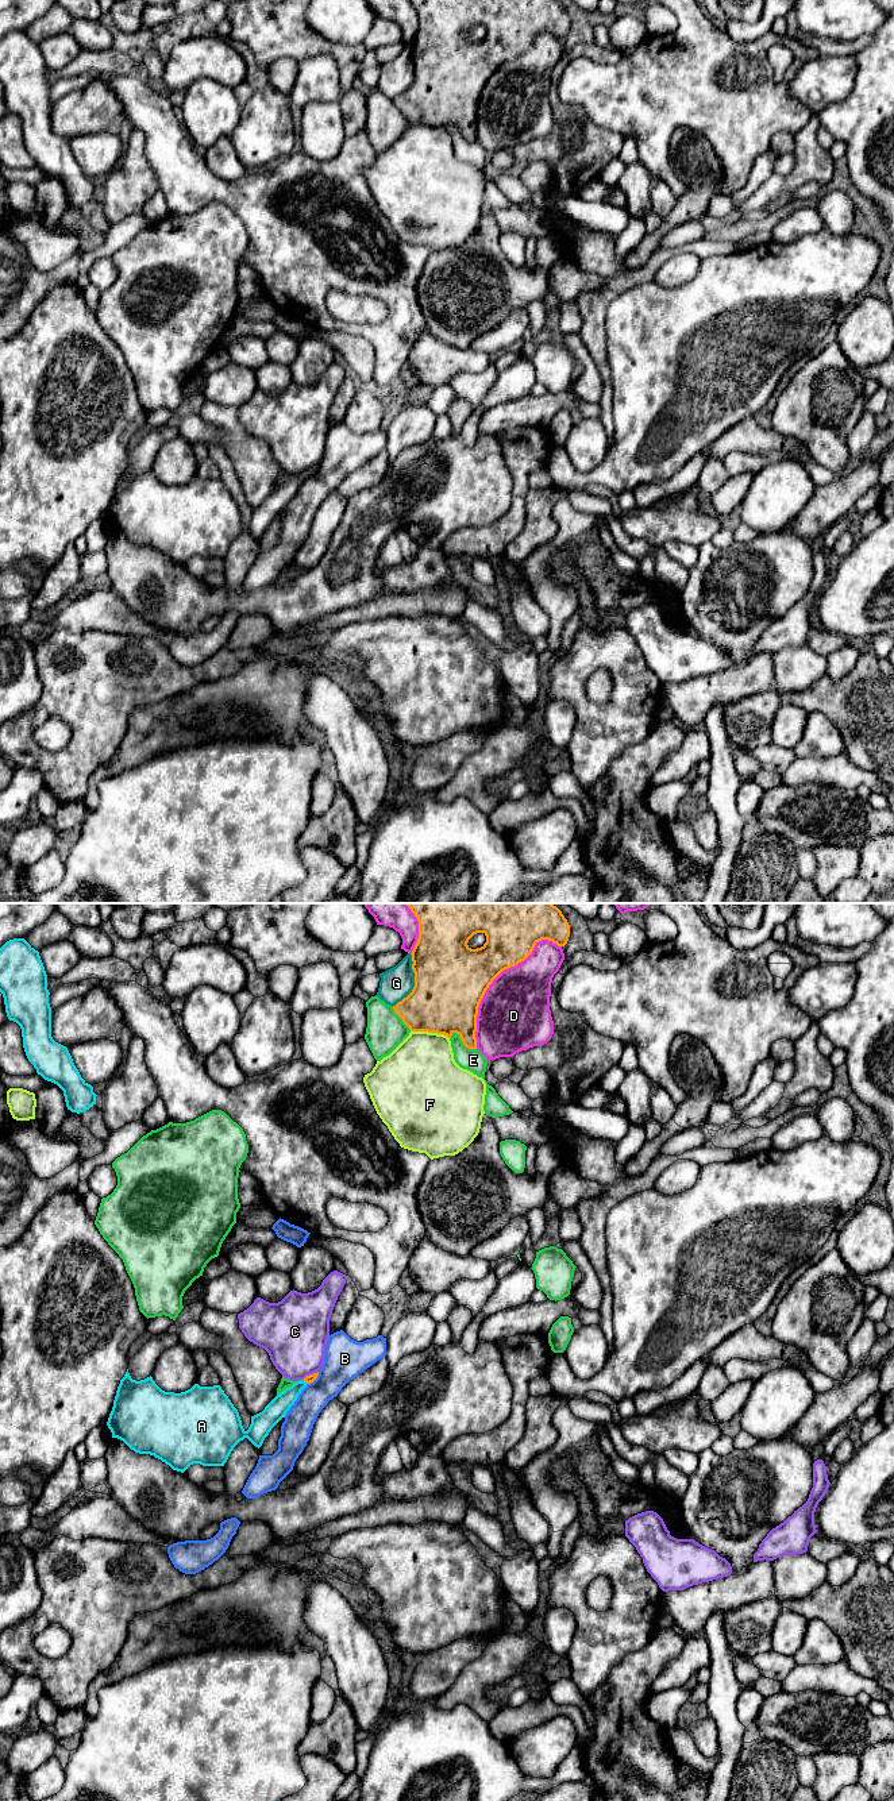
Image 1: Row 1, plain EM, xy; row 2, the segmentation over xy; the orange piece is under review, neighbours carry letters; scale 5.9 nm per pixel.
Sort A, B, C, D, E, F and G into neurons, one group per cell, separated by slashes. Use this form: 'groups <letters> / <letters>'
groups A / B / C / D / E / F / G

